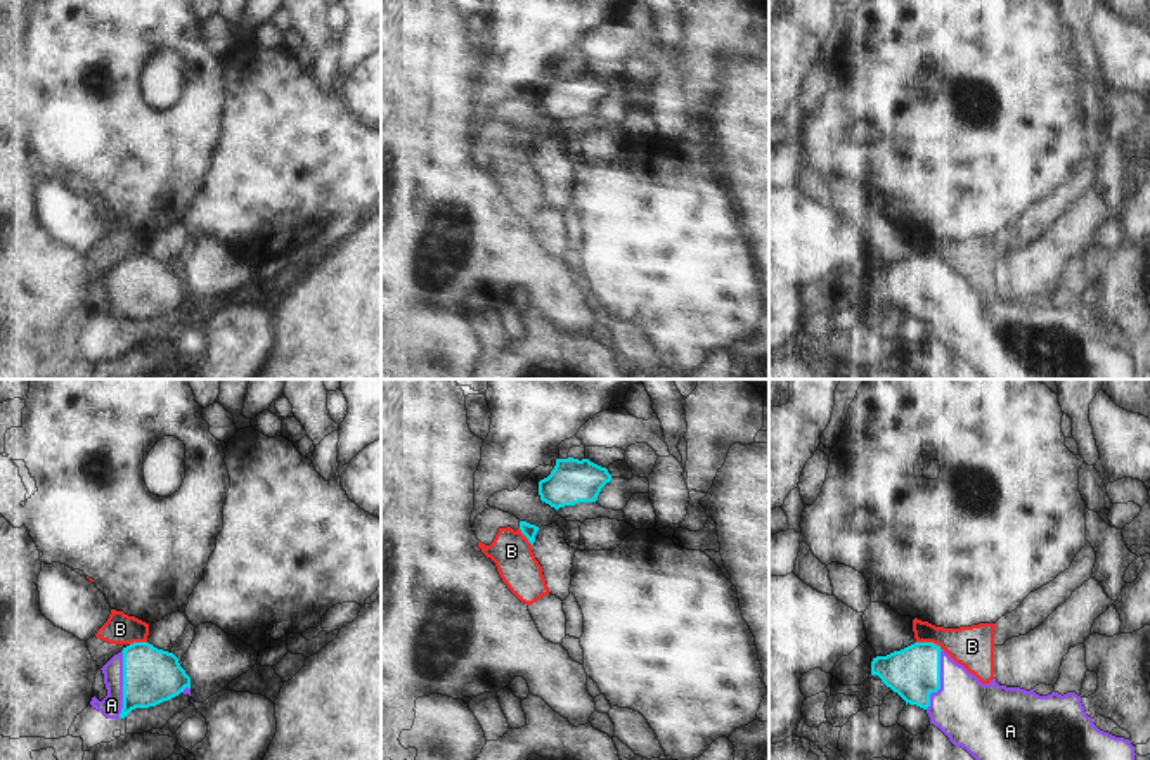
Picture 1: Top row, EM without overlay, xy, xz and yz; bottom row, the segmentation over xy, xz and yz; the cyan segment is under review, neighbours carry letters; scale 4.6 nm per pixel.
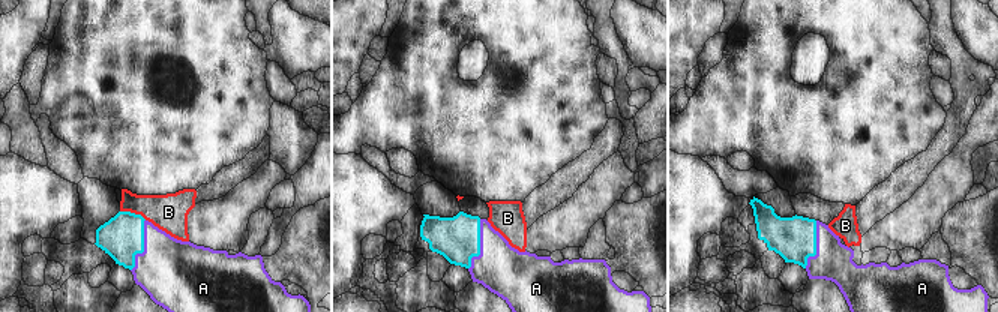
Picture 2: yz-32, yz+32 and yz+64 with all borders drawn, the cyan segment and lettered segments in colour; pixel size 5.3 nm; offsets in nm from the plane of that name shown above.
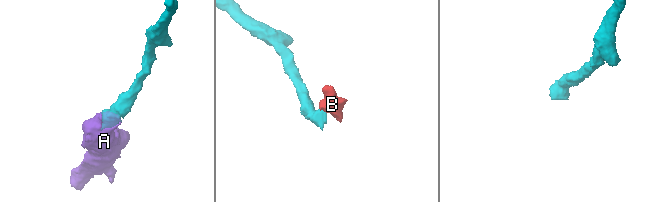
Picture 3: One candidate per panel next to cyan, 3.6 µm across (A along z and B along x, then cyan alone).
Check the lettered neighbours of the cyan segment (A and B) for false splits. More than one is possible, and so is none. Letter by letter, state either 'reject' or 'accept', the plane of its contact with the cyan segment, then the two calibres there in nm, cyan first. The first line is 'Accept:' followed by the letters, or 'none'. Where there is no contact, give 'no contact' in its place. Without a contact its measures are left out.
Accept: A
A: accept; contact in xy; calibres 260 and 100 nm
B: reject; contact in yz; calibres 240 and 190 nm

